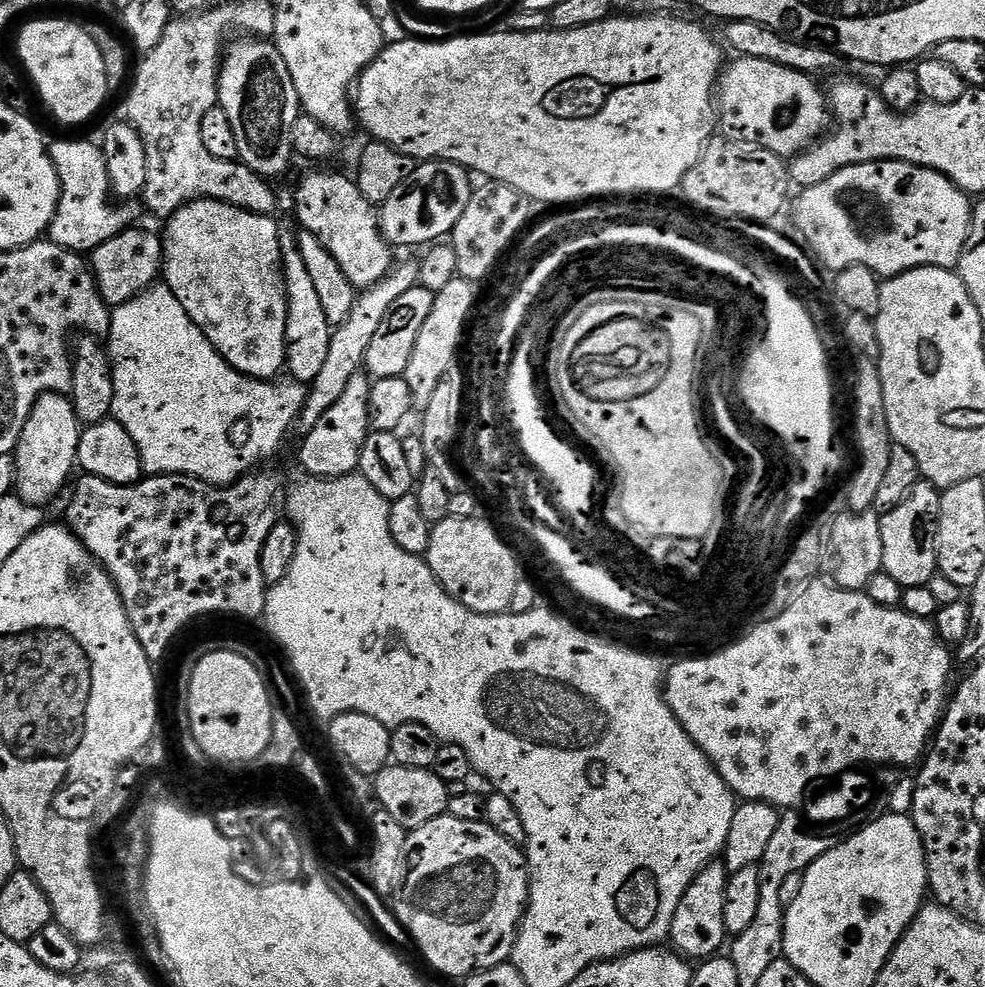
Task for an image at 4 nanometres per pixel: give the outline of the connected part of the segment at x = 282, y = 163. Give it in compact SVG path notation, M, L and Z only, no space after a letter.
M236 38L227 45L220 65L218 107L226 110L227 116L230 117L230 126L234 130L234 138L238 141L240 151L239 163L265 178L280 176L287 170L288 163L294 160L292 151L294 122L302 115L302 109L298 90L294 90L294 78L290 78L290 70L271 39Z

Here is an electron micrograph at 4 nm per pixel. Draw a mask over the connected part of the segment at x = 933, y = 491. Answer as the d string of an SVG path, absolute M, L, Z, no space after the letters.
M921 482L897 508L889 508L880 516L882 526L882 569L894 582L904 589L914 586L928 586L937 575L936 531L940 513L941 489L936 485Z

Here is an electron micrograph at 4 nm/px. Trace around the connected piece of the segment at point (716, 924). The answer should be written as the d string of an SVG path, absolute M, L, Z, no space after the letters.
M723 863L707 864L698 874L698 878L690 882L686 894L682 894L682 902L678 902L678 910L674 910L674 922L668 931L670 944L679 955L689 961L703 962L715 957L724 940L726 944L728 931L726 918L722 918L722 910L726 910L726 886L729 875Z

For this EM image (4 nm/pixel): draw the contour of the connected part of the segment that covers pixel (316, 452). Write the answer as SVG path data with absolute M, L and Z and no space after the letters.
M363 371L356 372L346 382L346 390L342 390L342 398L318 418L318 426L314 426L303 437L304 445L300 448L300 464L307 475L322 480L333 480L339 476L353 475L360 467L362 446L366 442L372 423L370 414L370 390L372 380Z

